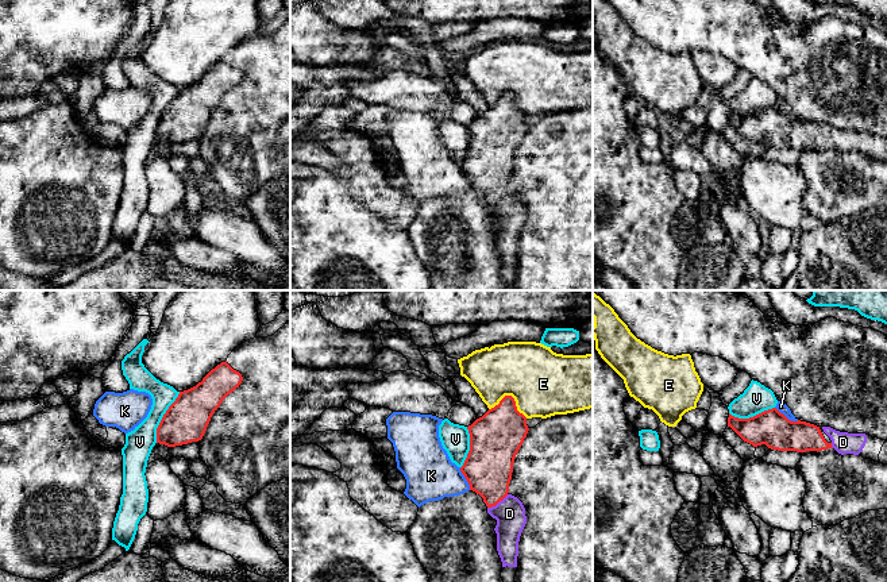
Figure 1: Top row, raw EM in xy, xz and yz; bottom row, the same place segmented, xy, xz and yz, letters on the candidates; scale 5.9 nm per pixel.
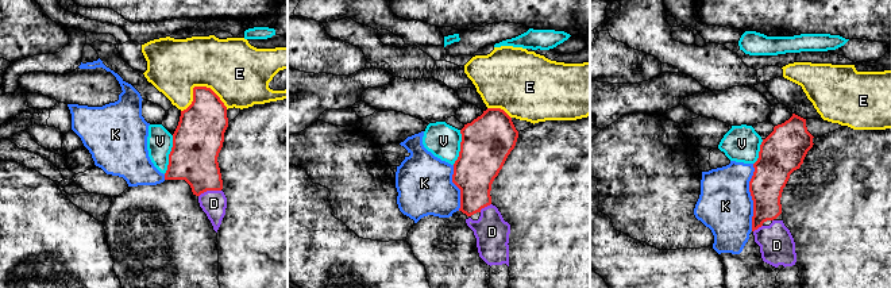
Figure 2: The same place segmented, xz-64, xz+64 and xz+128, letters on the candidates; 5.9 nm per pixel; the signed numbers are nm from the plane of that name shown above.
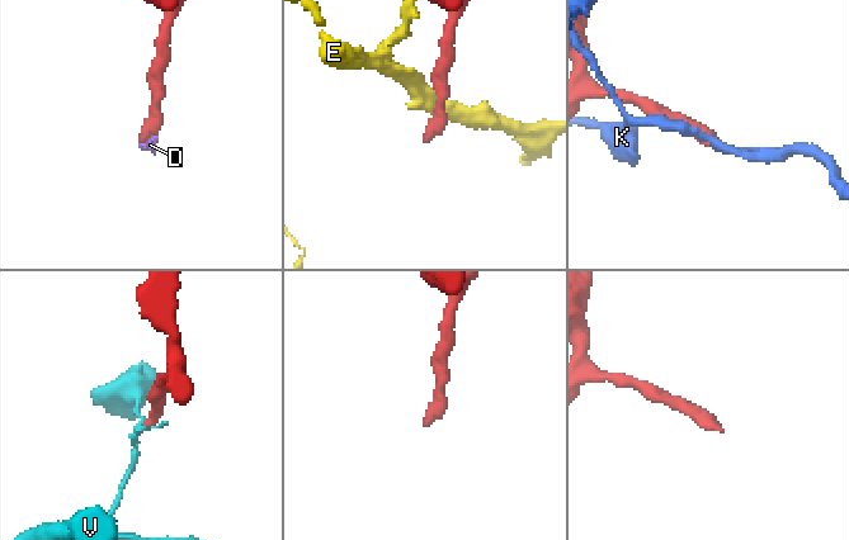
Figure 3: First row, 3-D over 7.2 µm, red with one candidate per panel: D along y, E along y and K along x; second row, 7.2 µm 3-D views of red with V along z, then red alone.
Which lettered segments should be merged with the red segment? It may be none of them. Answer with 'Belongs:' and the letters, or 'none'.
Belongs: D

